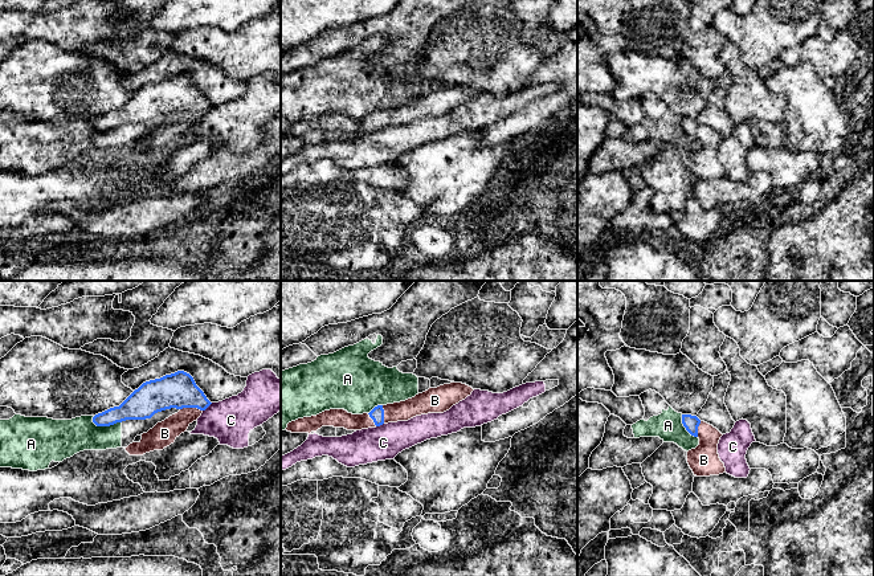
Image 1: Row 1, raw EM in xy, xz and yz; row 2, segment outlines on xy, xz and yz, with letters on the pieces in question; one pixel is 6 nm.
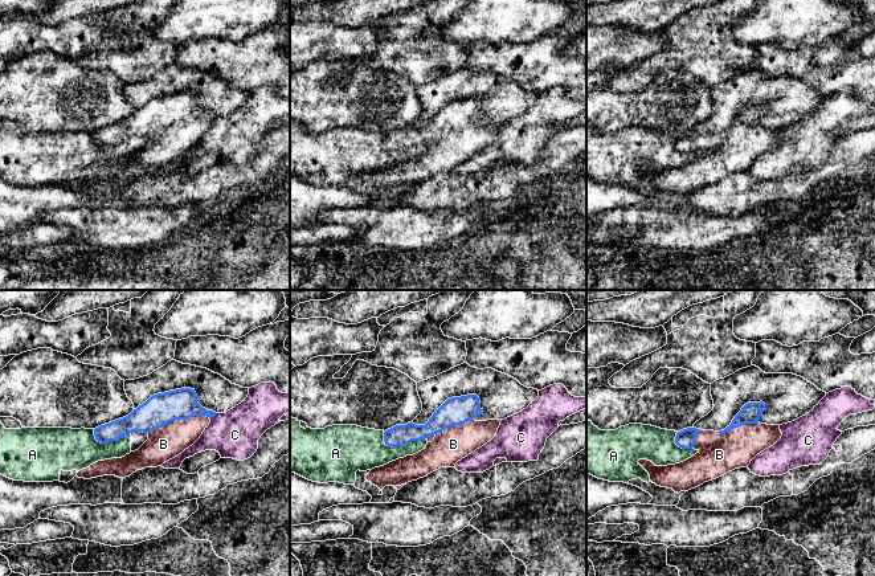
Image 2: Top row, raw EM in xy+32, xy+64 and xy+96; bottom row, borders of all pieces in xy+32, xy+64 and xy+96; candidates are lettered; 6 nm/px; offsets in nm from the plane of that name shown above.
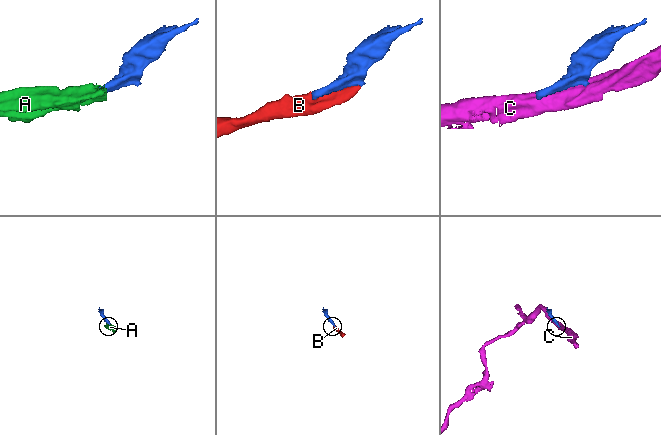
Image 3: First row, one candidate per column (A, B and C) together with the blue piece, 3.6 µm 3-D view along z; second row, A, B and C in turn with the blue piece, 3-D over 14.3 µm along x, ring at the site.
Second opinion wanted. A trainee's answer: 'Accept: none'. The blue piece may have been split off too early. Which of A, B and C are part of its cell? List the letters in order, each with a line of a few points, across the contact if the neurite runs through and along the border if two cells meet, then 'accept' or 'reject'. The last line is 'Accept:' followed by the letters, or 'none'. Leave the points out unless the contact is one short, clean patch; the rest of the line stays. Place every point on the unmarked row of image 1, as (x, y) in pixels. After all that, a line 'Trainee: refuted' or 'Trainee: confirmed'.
A: xy (92, 121), (97, 129), (113, 129), (121, 125) | reject
B: accept
C: reject
Accept: B
Trainee: refuted

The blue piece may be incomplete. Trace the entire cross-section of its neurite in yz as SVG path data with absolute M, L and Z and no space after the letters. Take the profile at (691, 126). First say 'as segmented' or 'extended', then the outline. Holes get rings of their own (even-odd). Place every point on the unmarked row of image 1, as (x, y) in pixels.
extended | M682 118L682 127L691 139L699 142L699 148L687 155L687 167L694 179L710 180L726 176L718 158L718 147L723 138L697 119Z

